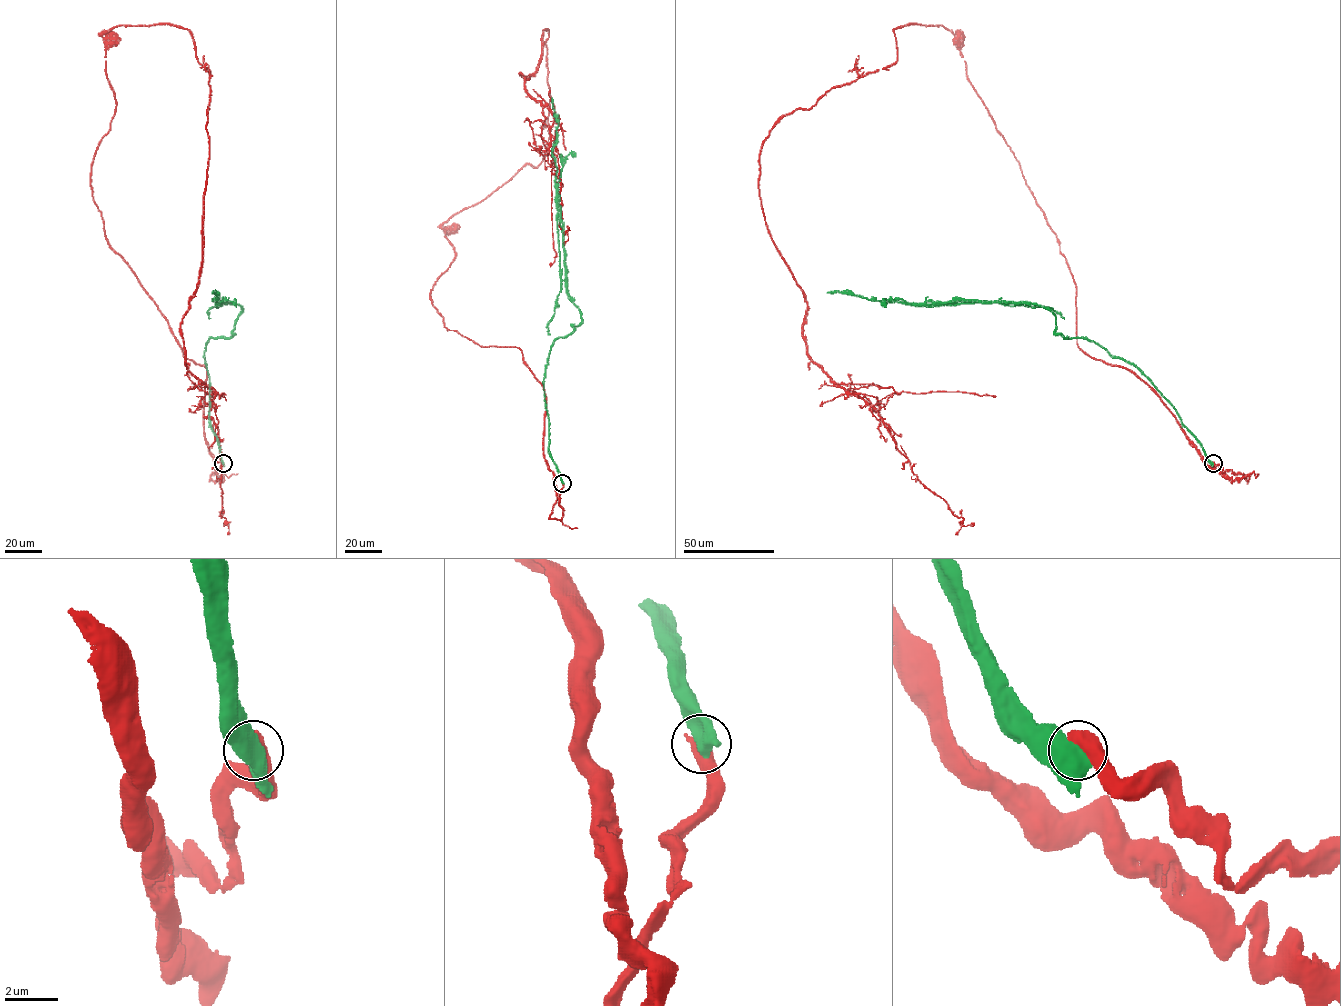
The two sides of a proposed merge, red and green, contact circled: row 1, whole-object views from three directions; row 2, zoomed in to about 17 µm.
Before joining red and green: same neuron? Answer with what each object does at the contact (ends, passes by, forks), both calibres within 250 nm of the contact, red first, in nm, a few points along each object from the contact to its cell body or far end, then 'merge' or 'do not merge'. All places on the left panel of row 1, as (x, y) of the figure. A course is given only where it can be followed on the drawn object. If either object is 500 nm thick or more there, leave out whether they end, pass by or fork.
650 nm thick on the red side, 800 nm on the other; red runs (223, 462), (210, 481), (223, 476), (206, 369), (112, 249), (92, 196), (116, 109), (111, 37); green runs (223, 463), (210, 423), (204, 351), (211, 337), (234, 334), (241, 308), (219, 302), (208, 310), (210, 318); do not merge

